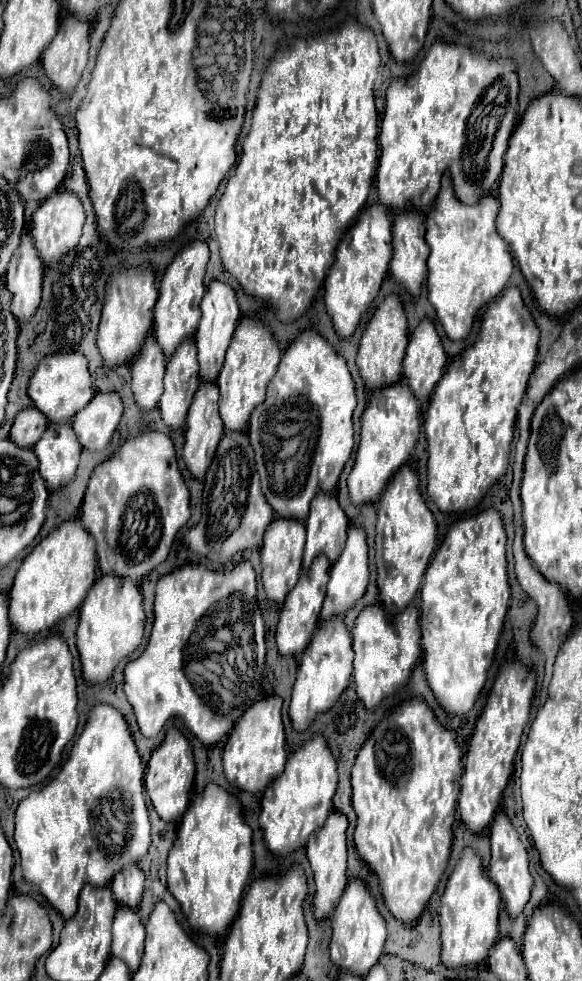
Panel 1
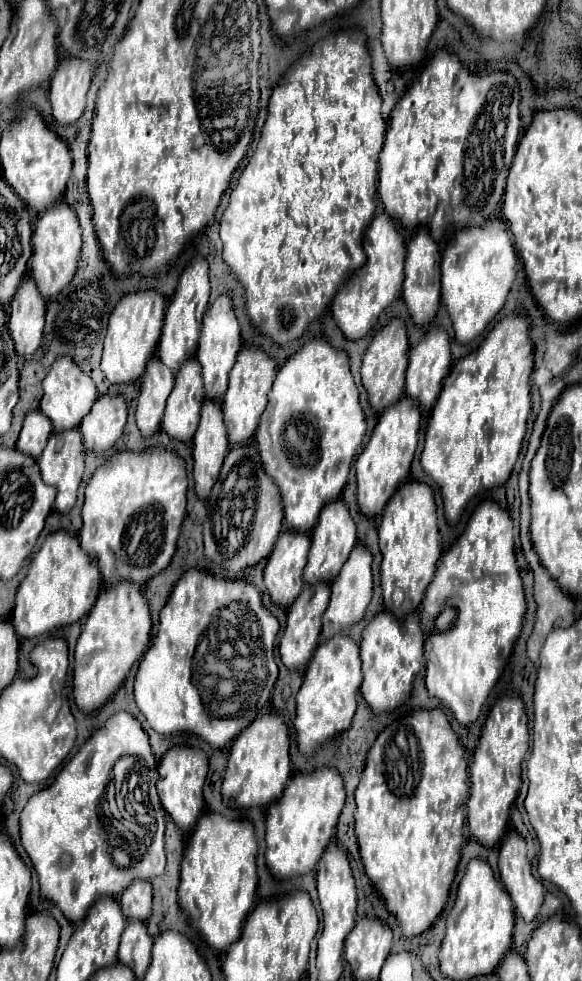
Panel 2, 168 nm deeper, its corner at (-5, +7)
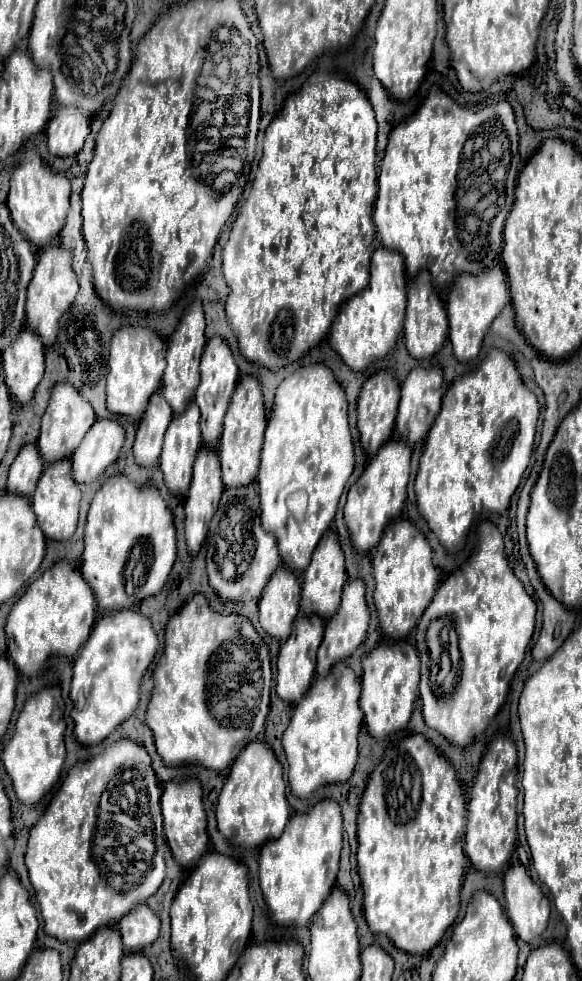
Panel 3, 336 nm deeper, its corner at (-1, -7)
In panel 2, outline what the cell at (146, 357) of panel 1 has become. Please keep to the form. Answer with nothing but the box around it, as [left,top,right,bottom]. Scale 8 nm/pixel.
[137,354,173,436]

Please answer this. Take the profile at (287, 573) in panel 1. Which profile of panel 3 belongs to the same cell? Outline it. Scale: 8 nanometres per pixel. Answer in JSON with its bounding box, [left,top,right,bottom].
[259,566,299,642]

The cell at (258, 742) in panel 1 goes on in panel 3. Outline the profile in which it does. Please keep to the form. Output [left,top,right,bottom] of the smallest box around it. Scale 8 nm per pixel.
[217,740,291,848]

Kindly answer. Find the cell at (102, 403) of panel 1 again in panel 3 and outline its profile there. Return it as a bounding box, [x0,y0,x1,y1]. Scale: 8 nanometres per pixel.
[73,420,125,484]

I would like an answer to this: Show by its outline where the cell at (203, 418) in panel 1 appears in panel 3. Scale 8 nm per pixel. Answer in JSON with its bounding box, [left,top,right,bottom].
[185,448,225,556]

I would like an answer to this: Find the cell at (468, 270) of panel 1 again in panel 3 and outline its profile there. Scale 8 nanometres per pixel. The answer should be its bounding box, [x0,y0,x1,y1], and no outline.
[447,266,509,362]

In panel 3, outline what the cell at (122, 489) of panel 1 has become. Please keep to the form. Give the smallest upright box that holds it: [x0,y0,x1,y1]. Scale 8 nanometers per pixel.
[81,476,175,610]

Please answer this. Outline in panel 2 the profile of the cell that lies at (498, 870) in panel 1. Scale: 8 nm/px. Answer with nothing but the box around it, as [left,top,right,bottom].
[499,830,543,922]

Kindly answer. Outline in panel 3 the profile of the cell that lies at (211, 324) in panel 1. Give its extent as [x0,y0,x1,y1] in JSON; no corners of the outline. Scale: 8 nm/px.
[195,336,237,448]

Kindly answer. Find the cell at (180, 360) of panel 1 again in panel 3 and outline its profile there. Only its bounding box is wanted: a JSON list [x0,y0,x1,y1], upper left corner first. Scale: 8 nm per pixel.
[161,402,201,498]

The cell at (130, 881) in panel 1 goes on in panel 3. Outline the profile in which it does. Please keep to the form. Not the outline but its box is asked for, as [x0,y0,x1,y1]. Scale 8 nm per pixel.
[119,904,159,952]

